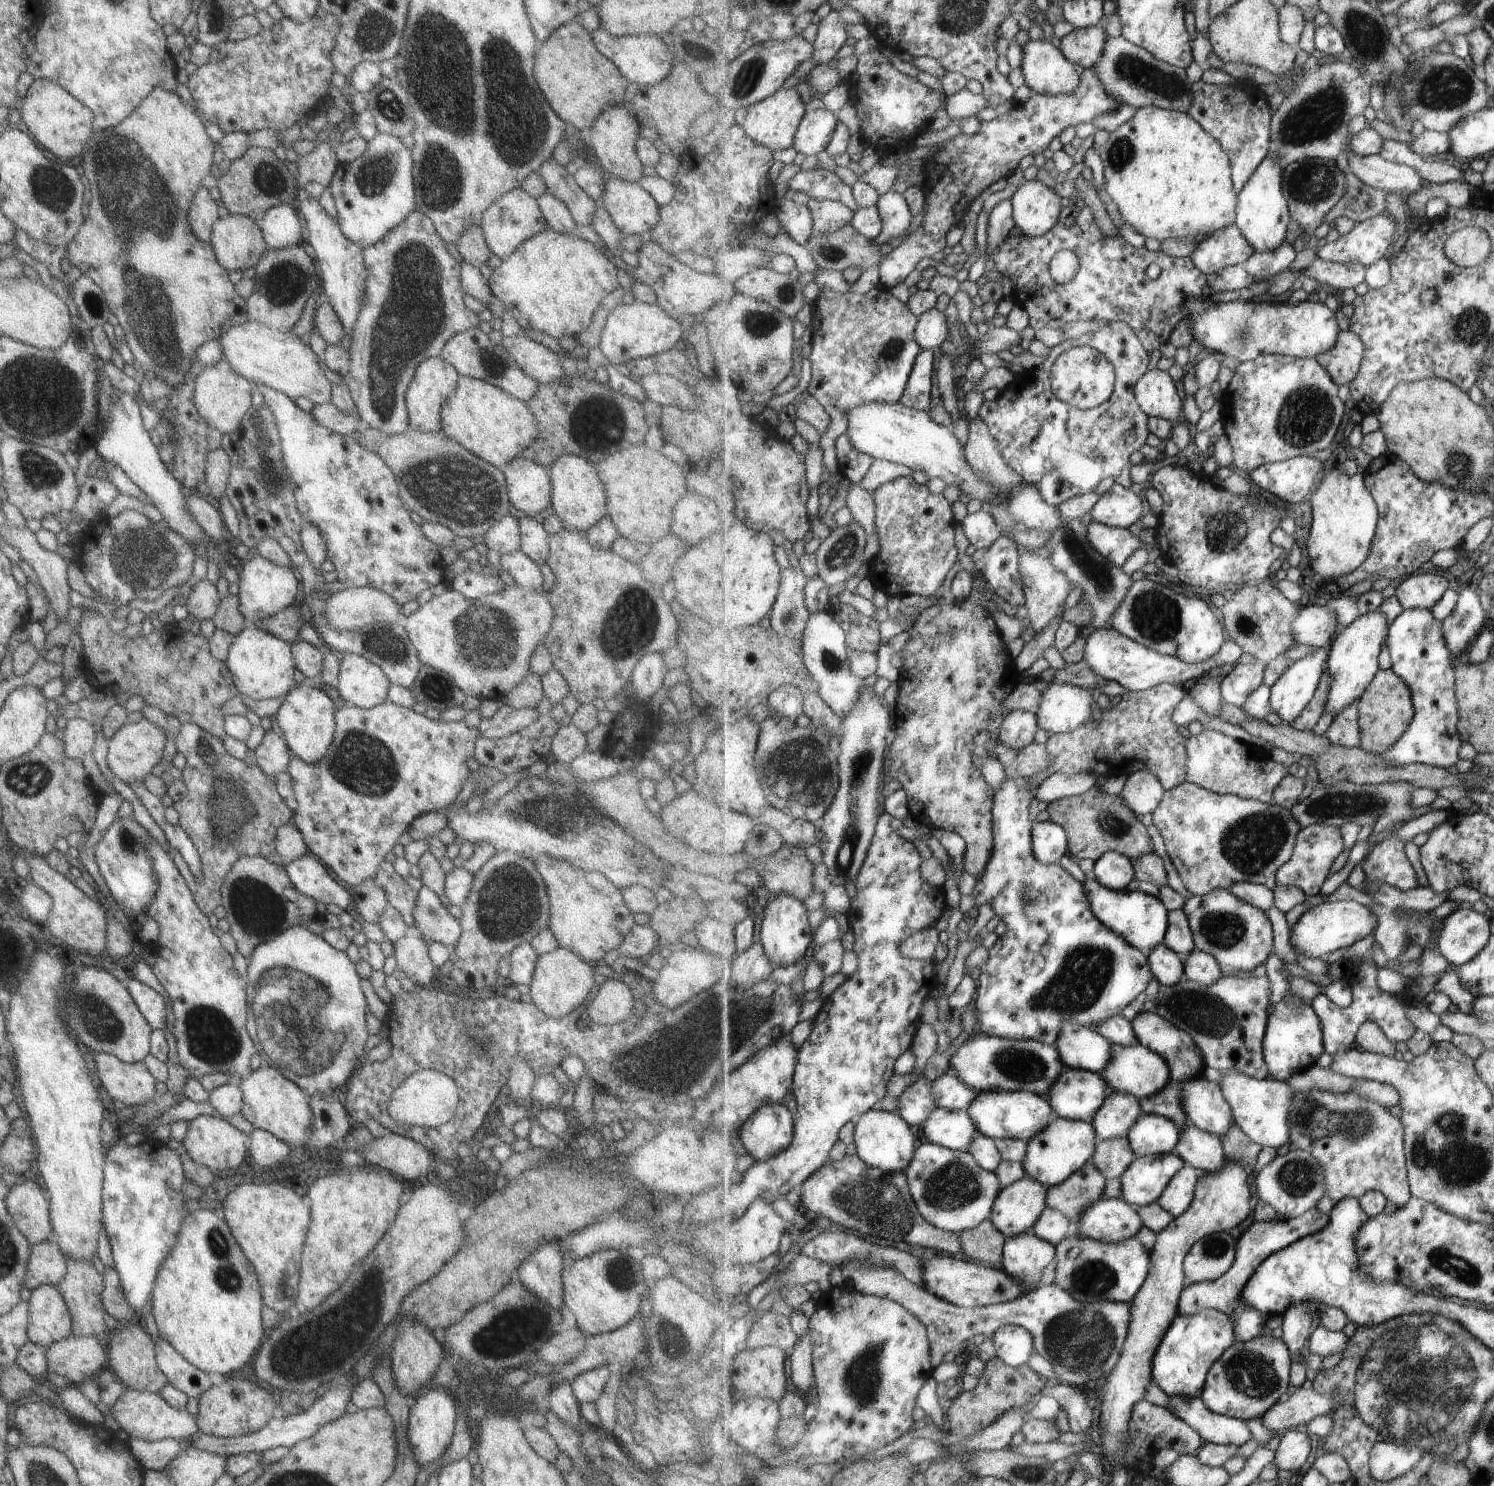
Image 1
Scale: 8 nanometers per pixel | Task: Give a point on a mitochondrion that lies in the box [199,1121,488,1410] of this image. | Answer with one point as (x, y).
(338, 1331)

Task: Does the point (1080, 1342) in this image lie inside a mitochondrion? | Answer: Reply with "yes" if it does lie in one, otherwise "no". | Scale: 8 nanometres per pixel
yes

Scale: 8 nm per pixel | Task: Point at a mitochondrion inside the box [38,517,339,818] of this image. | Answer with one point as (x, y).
(145, 557)

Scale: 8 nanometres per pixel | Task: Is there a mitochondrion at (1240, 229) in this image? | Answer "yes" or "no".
no

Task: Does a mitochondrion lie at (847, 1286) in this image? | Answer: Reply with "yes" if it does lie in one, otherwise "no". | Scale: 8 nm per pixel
no

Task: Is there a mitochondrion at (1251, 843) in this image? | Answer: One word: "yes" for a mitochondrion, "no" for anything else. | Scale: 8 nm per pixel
yes

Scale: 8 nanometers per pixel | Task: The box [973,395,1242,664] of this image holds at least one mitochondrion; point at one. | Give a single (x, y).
(1155, 615)

